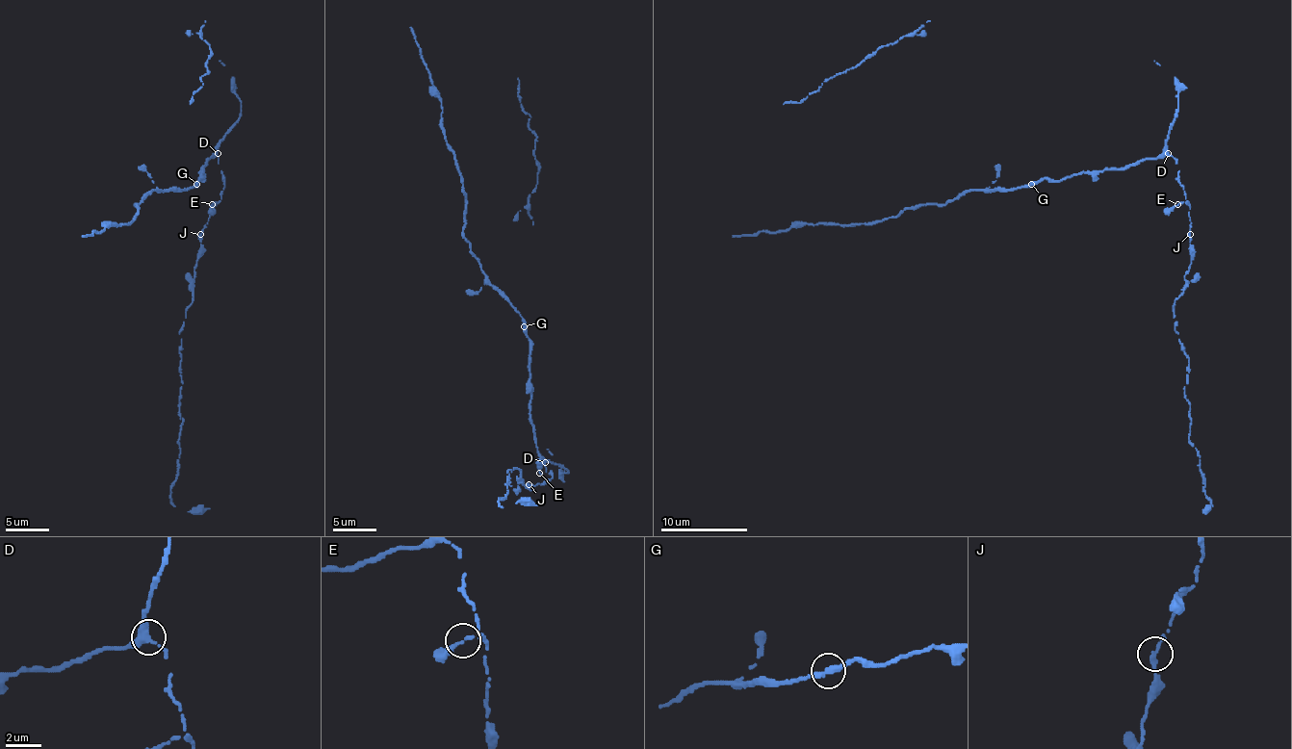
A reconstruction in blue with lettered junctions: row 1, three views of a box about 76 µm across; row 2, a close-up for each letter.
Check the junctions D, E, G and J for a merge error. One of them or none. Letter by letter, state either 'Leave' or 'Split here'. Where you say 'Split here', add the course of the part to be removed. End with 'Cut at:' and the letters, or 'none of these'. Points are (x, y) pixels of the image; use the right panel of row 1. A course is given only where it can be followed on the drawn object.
D: Leave
E: Leave
G: Leave
J: Leave
Cut at: none of these

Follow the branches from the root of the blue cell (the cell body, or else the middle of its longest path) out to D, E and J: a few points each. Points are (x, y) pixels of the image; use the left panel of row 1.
D: (200, 181), (207, 162), (218, 153)
E: (200, 181), (207, 162), (218, 155), (223, 190), (221, 198), (211, 205)
J: (200, 181), (207, 162), (218, 155), (223, 190), (200, 235)

